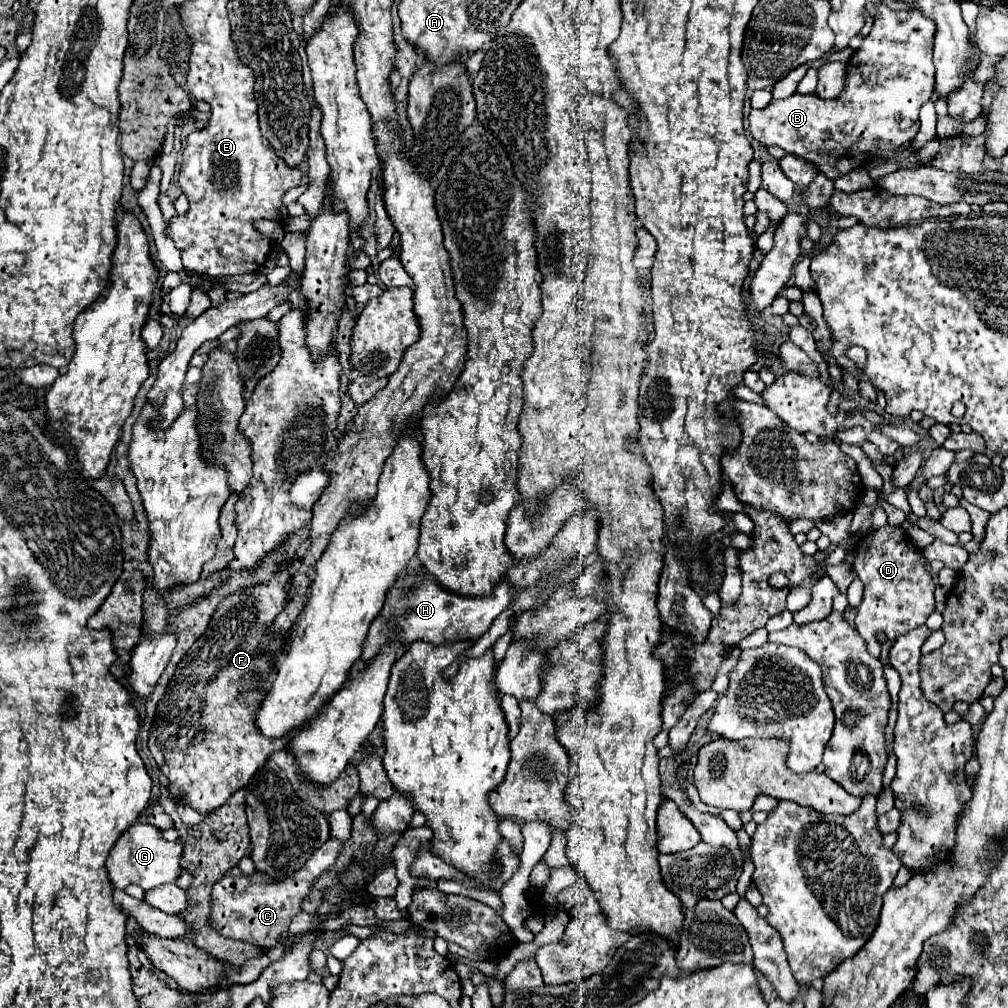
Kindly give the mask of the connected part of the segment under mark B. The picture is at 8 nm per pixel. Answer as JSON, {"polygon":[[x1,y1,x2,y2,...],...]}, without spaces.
{"polygon":[[875,4,875,22,871,32,865,36,863,44,851,56,847,64,847,86,835,100,821,100,815,94,795,92,791,98,771,100,761,110,751,110,749,132,757,142,775,144,789,154,801,156,813,162,829,178,837,178,849,170,861,168,865,160,887,156,899,146,907,146,919,130,919,108,931,98,935,88,935,66,931,58,935,24,921,16,919,10,913,12,893,12,885,4]]}

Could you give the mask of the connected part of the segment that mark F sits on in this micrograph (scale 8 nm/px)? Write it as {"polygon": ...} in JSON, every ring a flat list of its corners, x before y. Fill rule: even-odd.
{"polygon":[[283,562,267,584,255,584,249,590,229,594,215,614,203,636,195,640,185,658,179,662,165,696,157,704,157,714,149,734,149,750,169,780,171,794,181,794,203,816,223,806,229,794,243,788,249,778,279,750,279,738,265,738,255,726,257,712,267,696,267,684,277,674,277,664,287,656,287,636,271,634,275,616,287,604,287,586,291,584,289,564]]}

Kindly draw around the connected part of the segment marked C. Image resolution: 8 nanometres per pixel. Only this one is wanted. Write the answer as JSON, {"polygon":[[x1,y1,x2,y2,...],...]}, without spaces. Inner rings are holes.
{"polygon":[[329,838,319,850,313,852,313,856,295,874,283,880,273,880,259,872,251,876,239,876,239,878,223,876,213,888,213,906,211,906,213,928,225,938,243,940,263,950,273,948,289,930,293,916,303,912,301,904,311,894,317,878,329,872,329,868,337,862,343,844,345,844,343,840]]}

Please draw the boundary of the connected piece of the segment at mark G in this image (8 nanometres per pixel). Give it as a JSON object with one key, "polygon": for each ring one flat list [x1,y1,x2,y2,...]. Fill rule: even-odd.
{"polygon":[[135,824,125,830,119,842,113,846,107,858,107,872,115,888,123,890,129,884,137,884,143,890,157,888,165,882,175,882,183,868,181,868,181,840,165,840,163,832,153,824]]}

